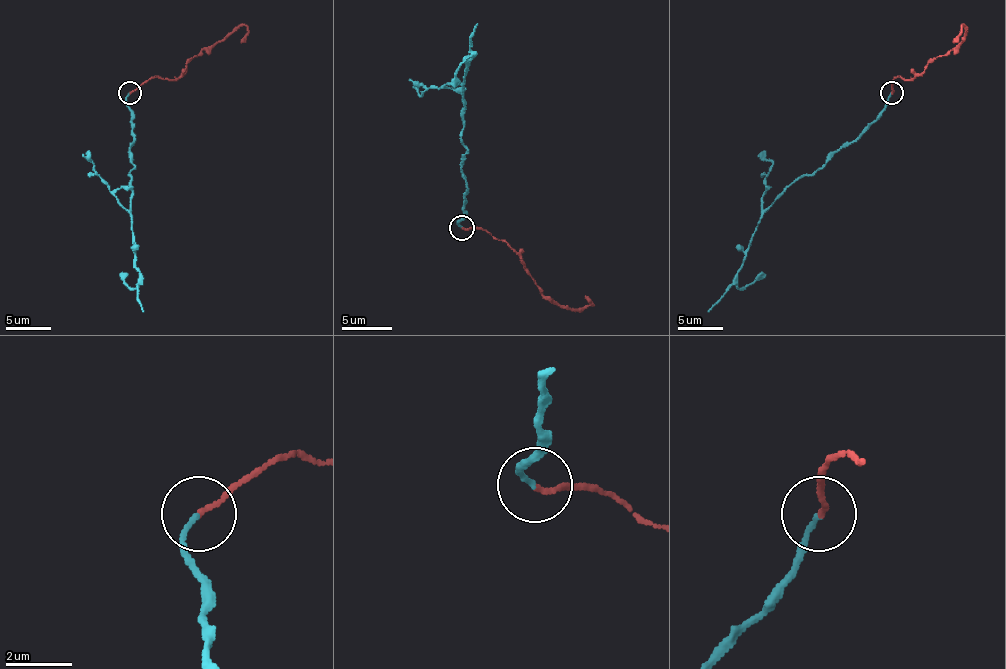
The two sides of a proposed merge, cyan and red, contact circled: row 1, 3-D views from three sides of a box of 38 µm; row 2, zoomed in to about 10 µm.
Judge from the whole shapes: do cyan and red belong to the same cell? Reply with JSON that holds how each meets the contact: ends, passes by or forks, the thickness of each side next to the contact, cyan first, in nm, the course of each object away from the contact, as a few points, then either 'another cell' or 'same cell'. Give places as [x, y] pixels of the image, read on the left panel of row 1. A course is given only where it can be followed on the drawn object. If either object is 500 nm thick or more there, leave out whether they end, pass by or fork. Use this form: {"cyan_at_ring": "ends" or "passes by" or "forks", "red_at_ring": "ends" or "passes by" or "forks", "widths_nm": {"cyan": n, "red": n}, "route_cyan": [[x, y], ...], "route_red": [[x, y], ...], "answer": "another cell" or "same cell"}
{"cyan_at_ring": "ends", "red_at_ring": "ends", "widths_nm": {"cyan": 150, "red": 150}, "route_cyan": [[130, 92], [126, 106], [135, 167], [130, 226], [137, 301], [144, 312]], "route_red": [[130, 92], [155, 76], [178, 78], [196, 56], [228, 38], [244, 24], [246, 33], [241, 42]], "answer": "same cell"}

